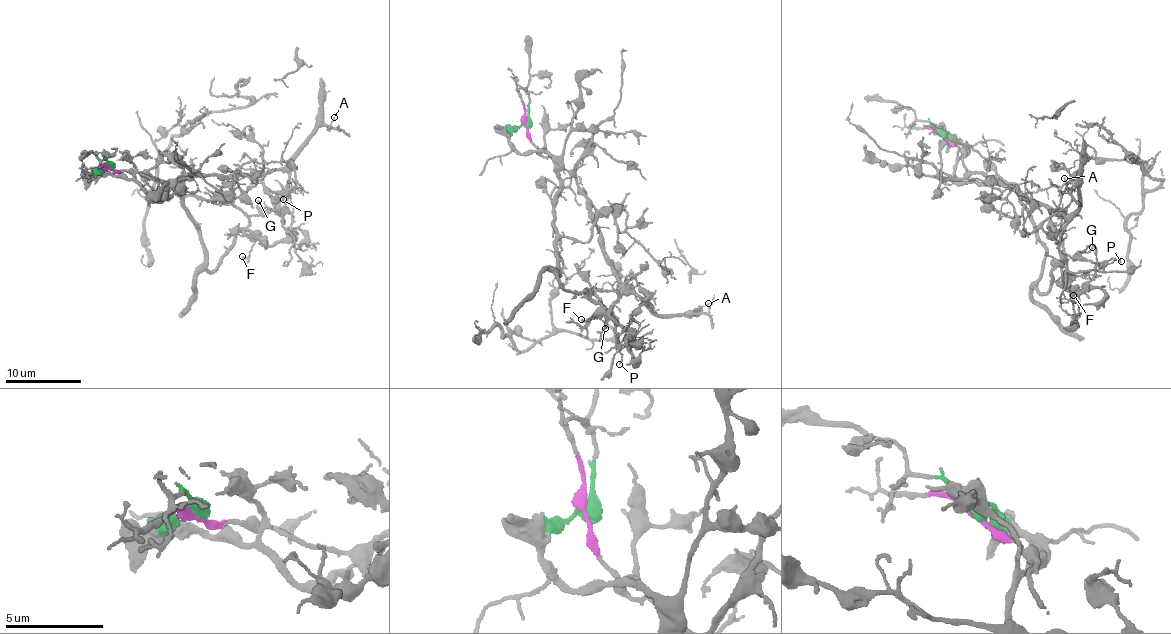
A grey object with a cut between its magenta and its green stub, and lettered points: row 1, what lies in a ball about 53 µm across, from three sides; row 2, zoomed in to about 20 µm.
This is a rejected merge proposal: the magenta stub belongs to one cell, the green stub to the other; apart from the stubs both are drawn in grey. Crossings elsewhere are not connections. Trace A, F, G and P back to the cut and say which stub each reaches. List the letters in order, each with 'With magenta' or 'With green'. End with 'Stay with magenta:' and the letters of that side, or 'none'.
A: With magenta
F: With green
G: With green
P: With green
Stay with magenta: A

